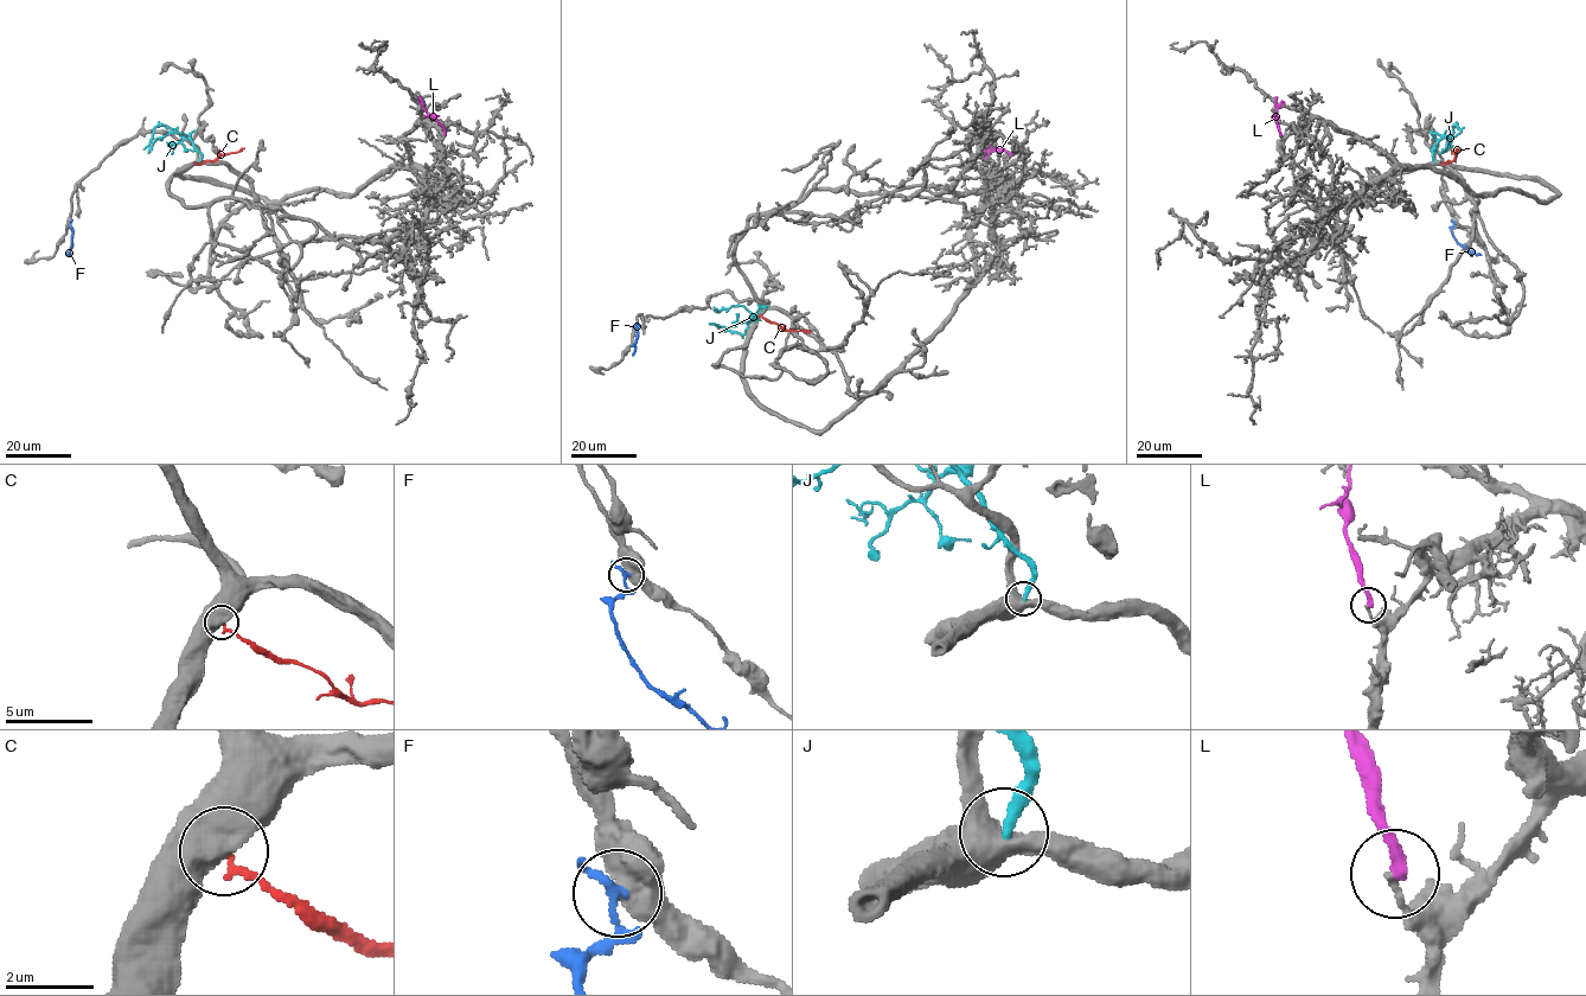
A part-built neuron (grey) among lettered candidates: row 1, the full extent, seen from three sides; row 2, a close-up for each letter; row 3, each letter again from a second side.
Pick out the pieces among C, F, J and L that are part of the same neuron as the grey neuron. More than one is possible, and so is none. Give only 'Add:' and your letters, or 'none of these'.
Add: none of these

